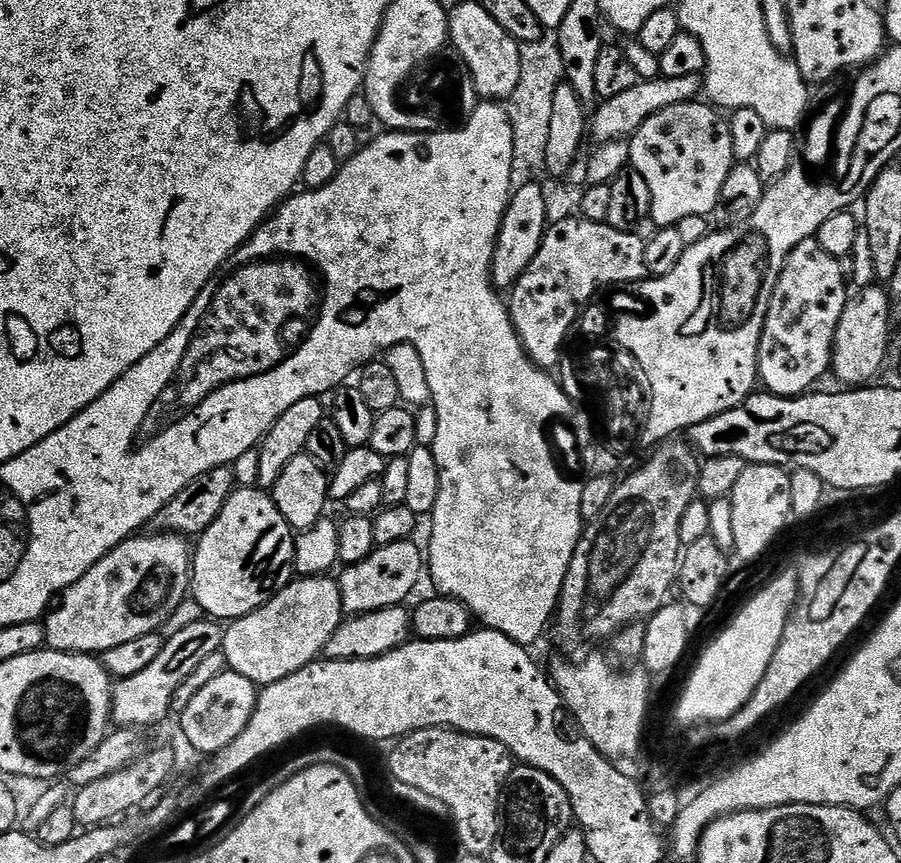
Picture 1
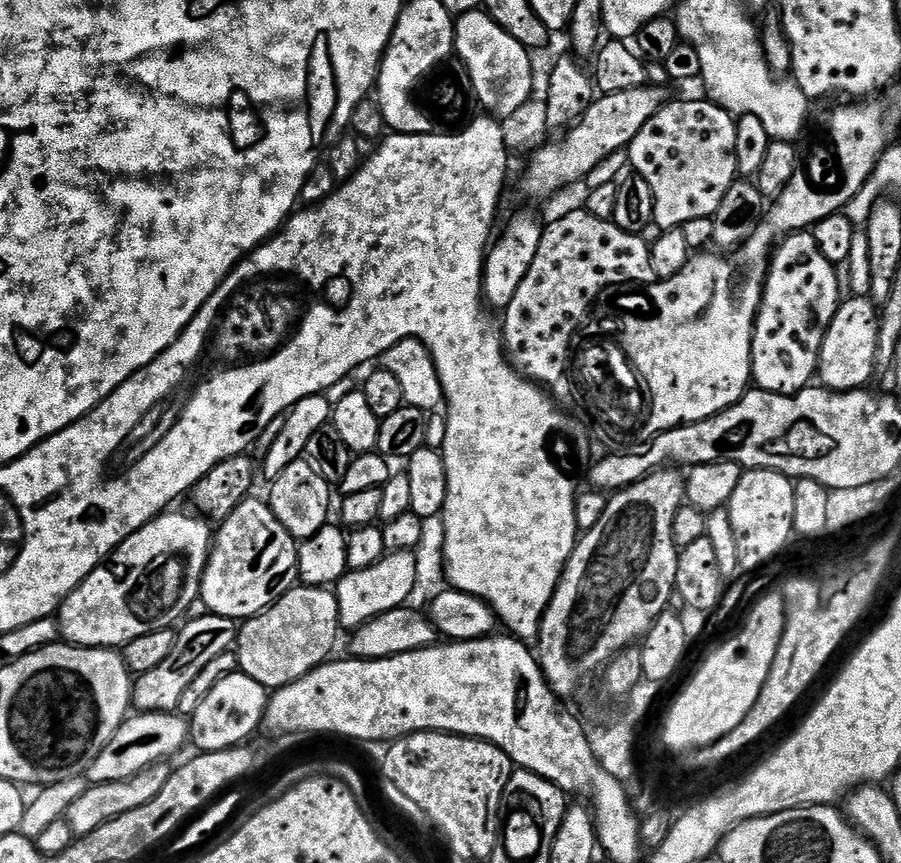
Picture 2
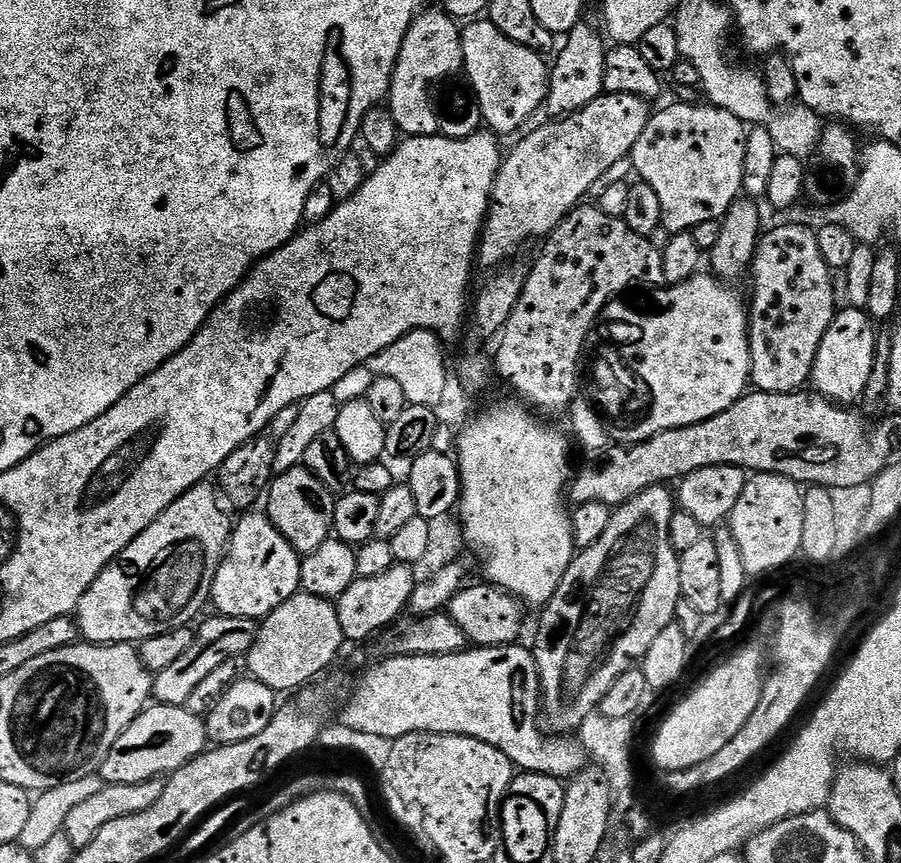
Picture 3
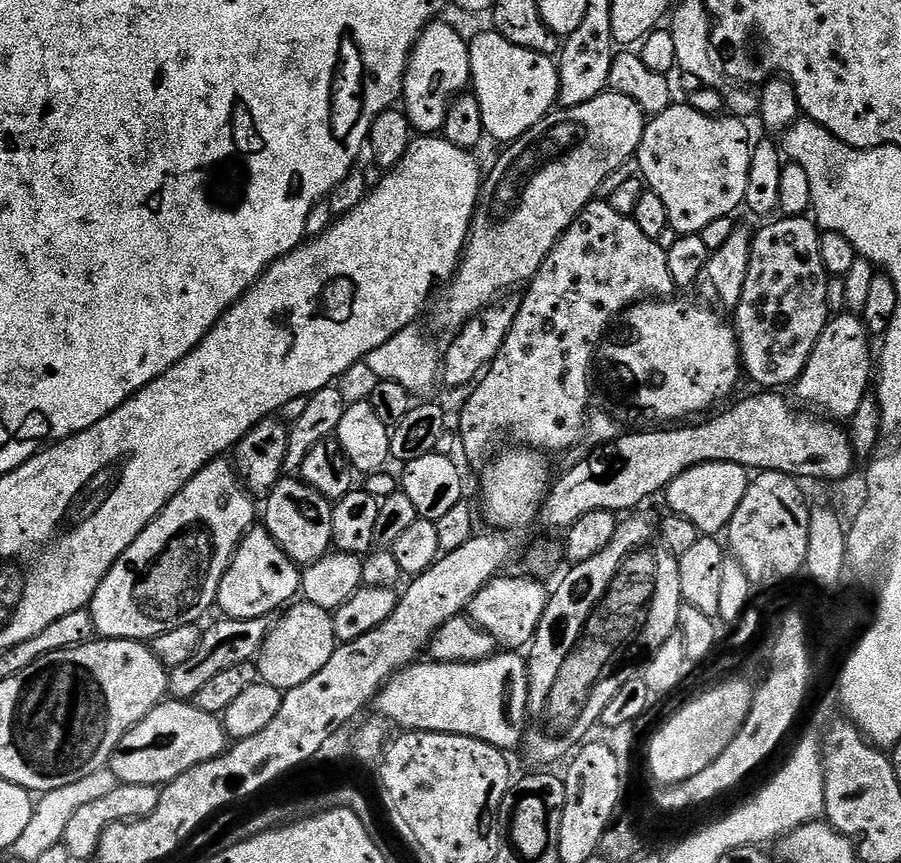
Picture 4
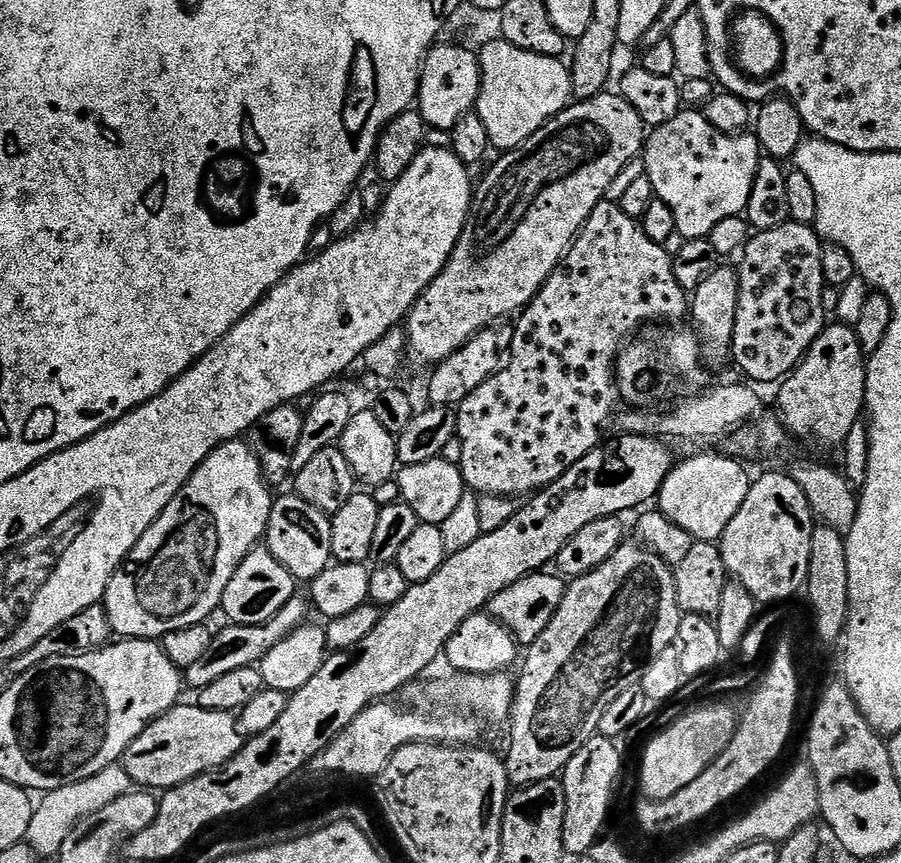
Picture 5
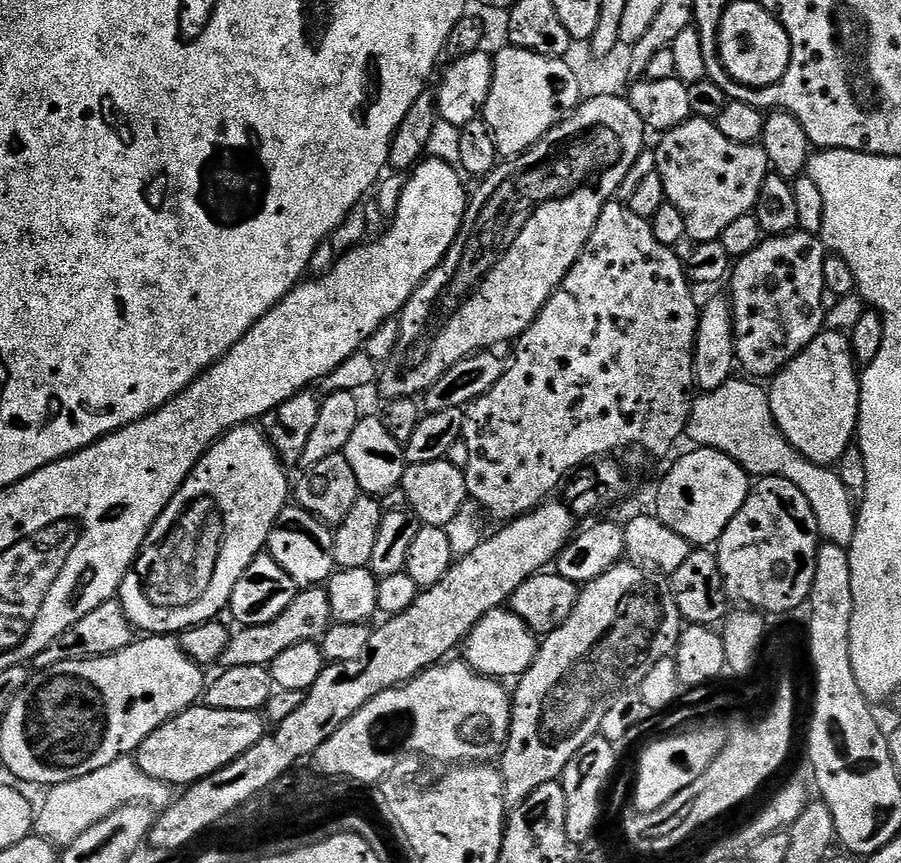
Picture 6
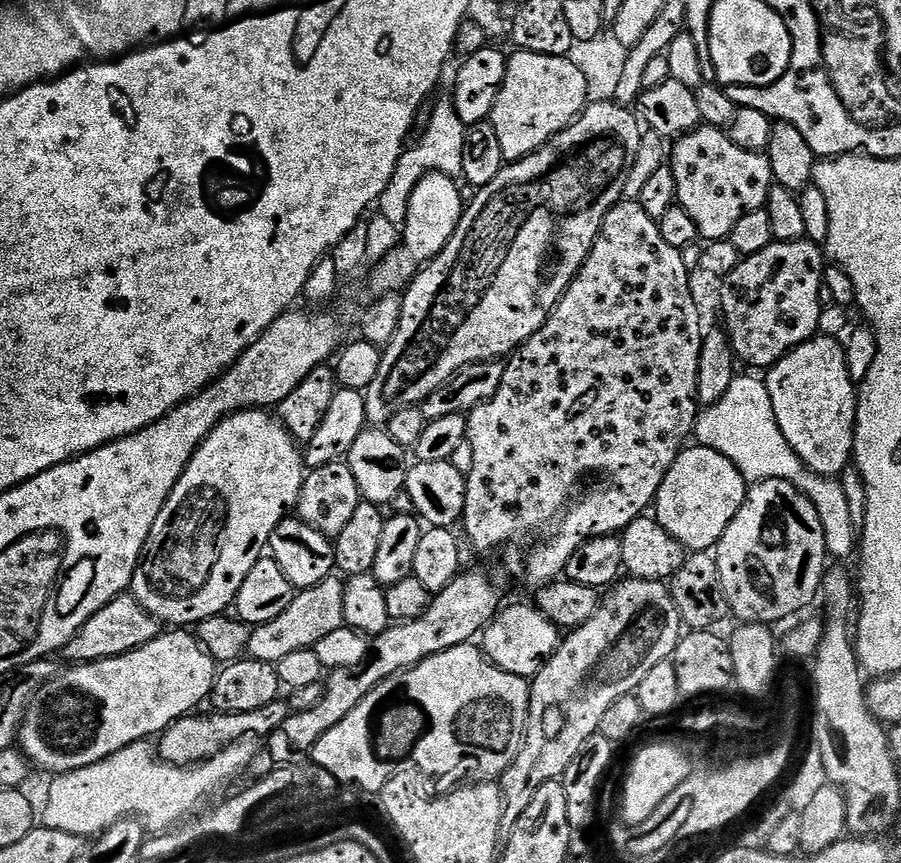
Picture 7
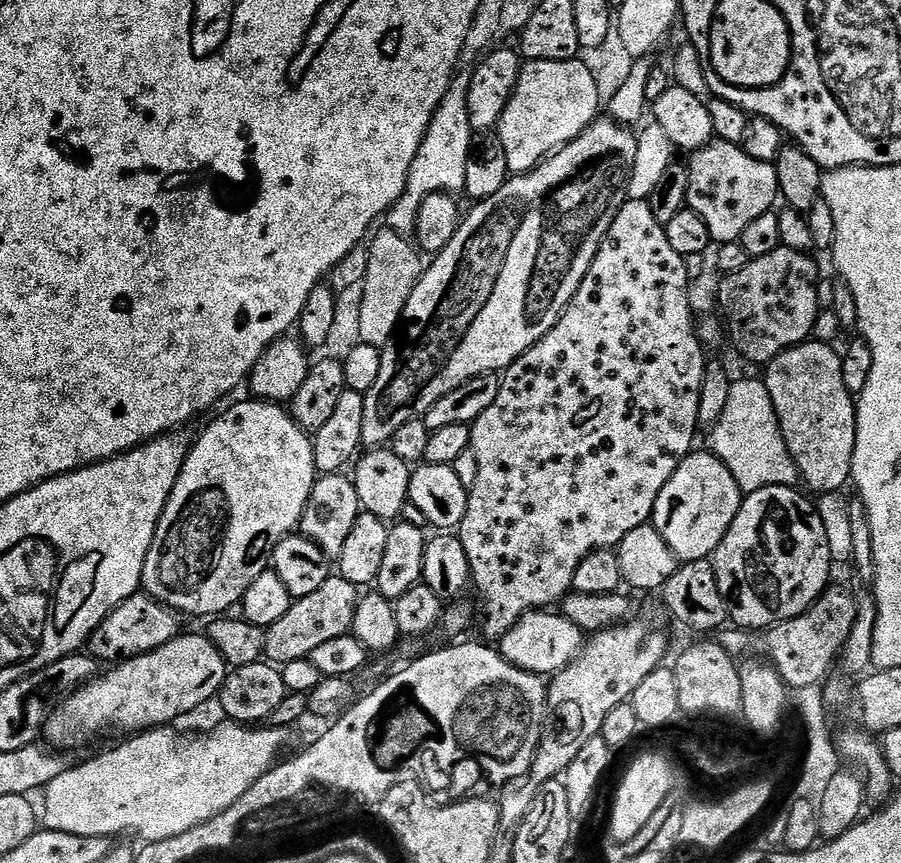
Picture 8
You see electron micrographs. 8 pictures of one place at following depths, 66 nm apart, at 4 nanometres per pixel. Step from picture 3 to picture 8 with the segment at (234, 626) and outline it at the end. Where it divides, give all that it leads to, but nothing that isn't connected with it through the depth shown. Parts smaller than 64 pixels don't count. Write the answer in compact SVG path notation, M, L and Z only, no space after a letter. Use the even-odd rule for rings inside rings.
M339 574L329 575L328 580L322 582L322 586L318 586L318 590L314 590L314 594L306 594L306 598L293 600L290 610L286 610L286 614L282 614L282 618L278 622L271 624L265 631L265 657L277 666L283 666L295 660L307 660L311 657L314 650L318 650L318 646L332 641L333 638L342 638L349 635L352 630L352 623L354 622L357 599L357 585L346 582Z

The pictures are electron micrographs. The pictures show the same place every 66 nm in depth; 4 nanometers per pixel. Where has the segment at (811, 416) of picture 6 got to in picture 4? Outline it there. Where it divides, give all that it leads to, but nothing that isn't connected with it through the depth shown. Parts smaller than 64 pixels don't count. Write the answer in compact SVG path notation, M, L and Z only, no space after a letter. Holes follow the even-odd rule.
M856 314L843 315L833 315L829 319L828 325L822 330L822 334L810 354L810 362L806 362L806 370L794 385L794 391L796 391L798 399L805 400L808 404L817 404L821 408L821 410L819 409L821 413L827 414L837 421L847 422L852 419L854 410L858 410L858 402L862 402L862 398L869 395L870 381L874 376L874 348L868 345L870 333L865 328L863 319Z

